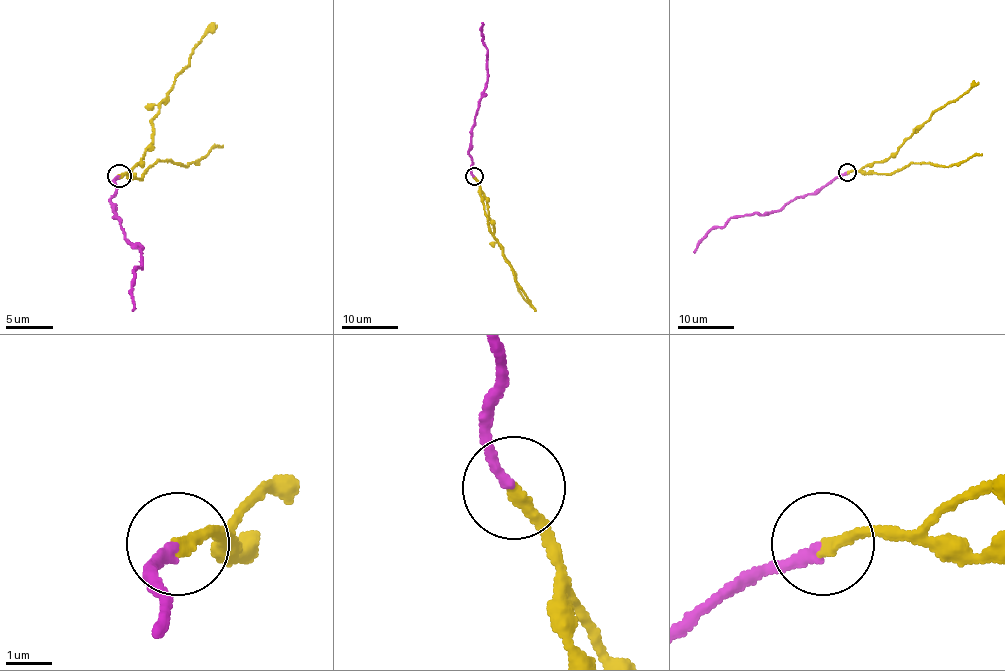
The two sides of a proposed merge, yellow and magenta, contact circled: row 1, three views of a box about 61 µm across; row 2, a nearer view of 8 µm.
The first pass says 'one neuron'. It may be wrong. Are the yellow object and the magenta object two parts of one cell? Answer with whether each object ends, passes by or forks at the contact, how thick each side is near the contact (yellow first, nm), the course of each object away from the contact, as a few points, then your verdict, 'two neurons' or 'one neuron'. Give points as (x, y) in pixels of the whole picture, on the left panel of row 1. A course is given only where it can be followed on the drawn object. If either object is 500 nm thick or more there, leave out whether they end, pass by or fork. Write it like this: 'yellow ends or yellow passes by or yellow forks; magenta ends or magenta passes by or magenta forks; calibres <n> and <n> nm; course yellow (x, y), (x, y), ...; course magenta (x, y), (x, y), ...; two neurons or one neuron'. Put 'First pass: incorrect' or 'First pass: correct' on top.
First pass: correct
yellow ends; magenta ends; calibres 280 and 240 nm; course yellow (118, 175), (142, 158), (151, 142), (151, 121), (173, 81), (217, 24); course magenta (118, 175), (114, 179), (114, 212), (126, 238), (135, 248), (142, 248), (142, 266), (135, 271), (133, 311); one neuron

